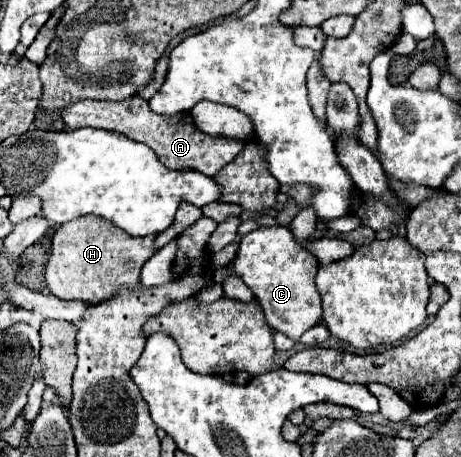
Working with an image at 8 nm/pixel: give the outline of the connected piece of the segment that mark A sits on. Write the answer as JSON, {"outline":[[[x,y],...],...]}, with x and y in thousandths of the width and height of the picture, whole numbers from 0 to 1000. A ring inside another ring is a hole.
{"outline":[[[284,212],[258,225],[219,225],[219,221],[171,221],[137,239],[137,260],[150,282],[171,282],[171,278],[206,278],[206,282],[241,282],[275,295],[289,309],[306,309],[323,317],[358,357],[367,370],[423,370],[440,374],[449,383],[466,383],[479,374],[492,357],[501,357],[518,330],[527,326],[527,309],[518,304],[497,304],[497,300],[466,300],[449,295],[436,282],[423,282],[419,260],[410,247],[384,247],[384,252],[341,252],[323,239],[323,225],[310,212]]]}

